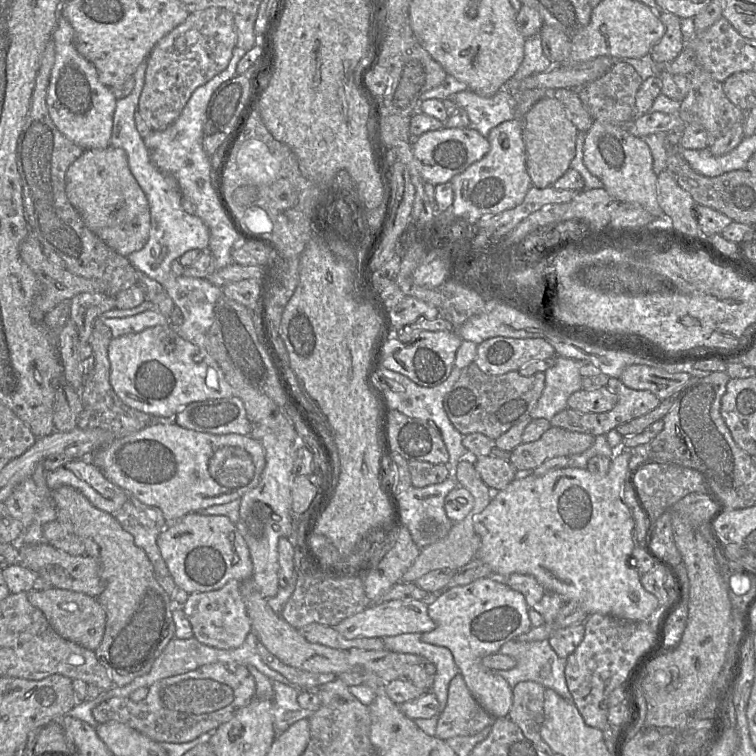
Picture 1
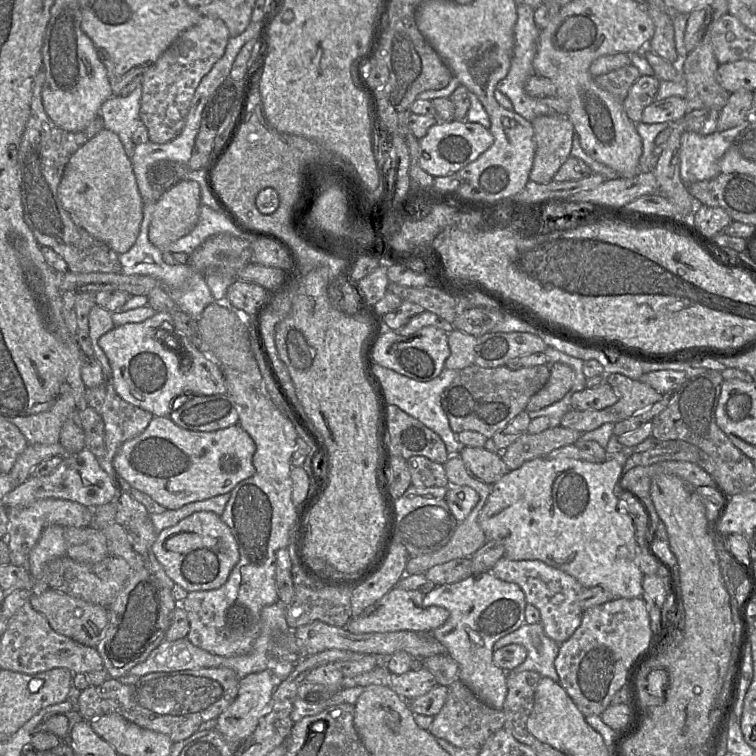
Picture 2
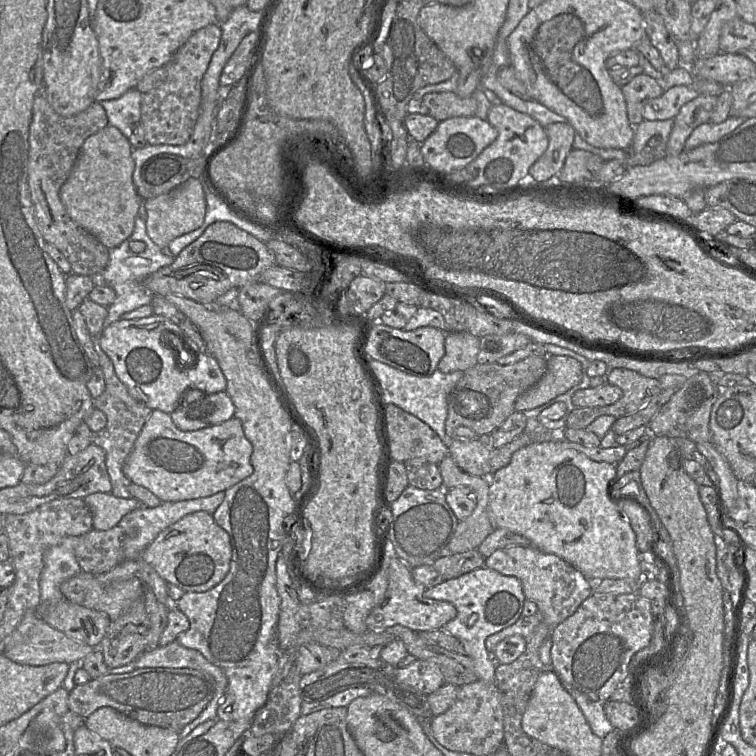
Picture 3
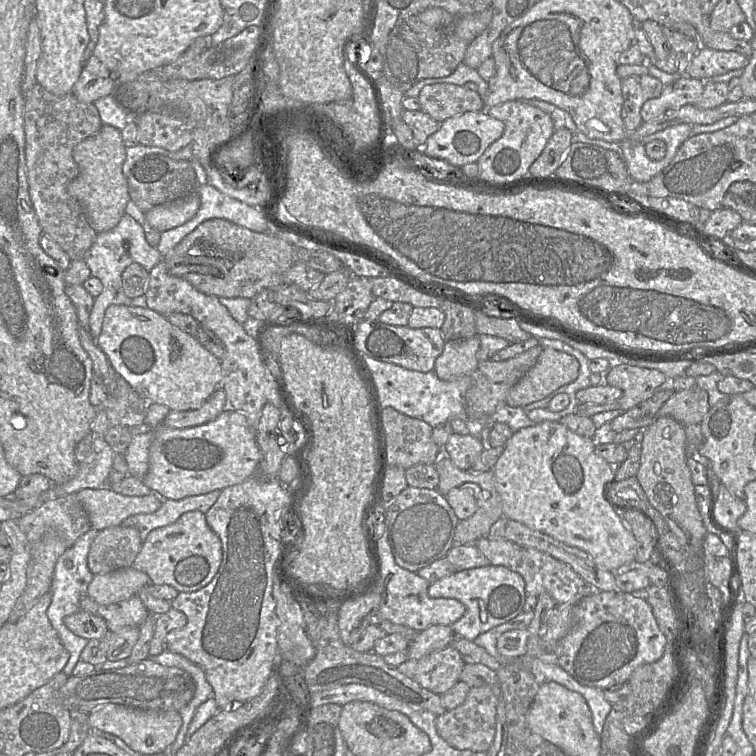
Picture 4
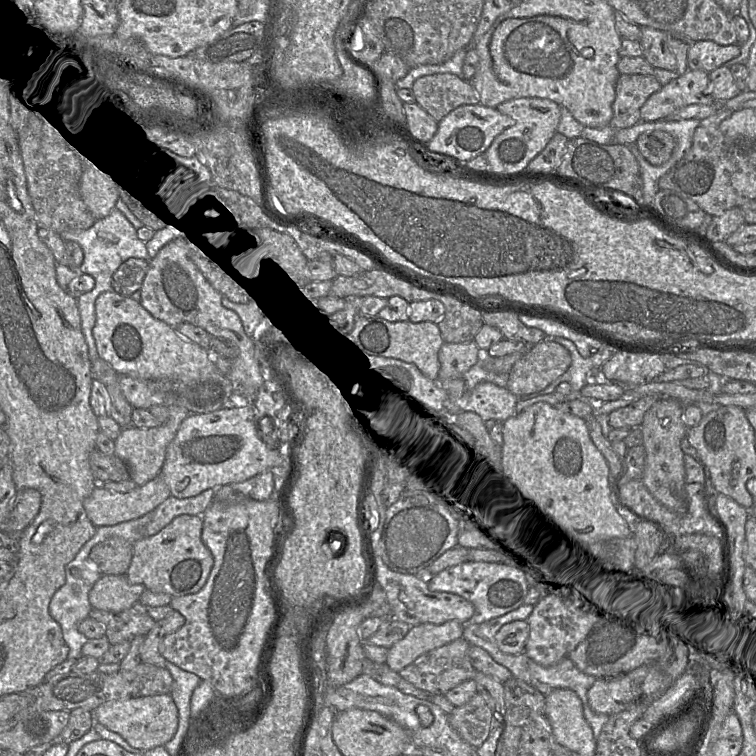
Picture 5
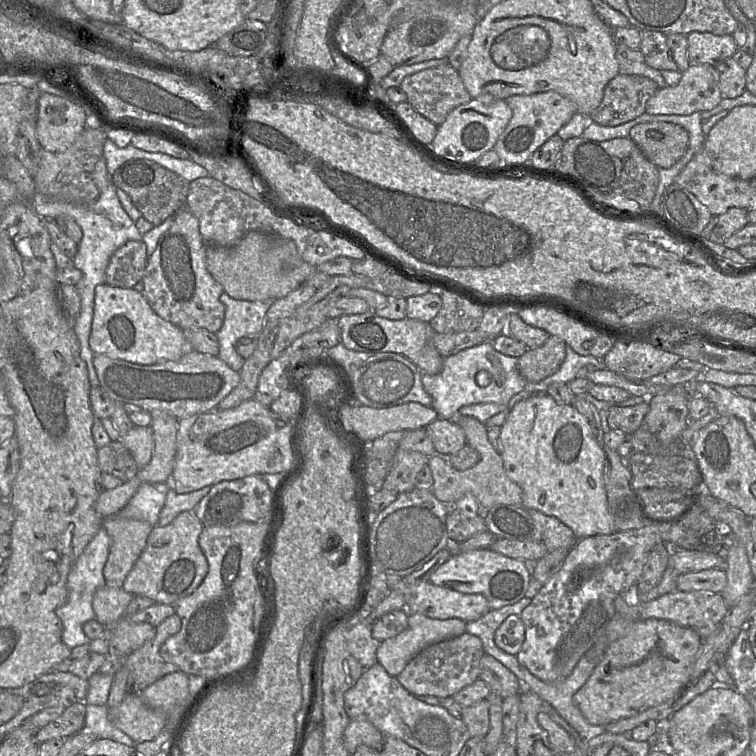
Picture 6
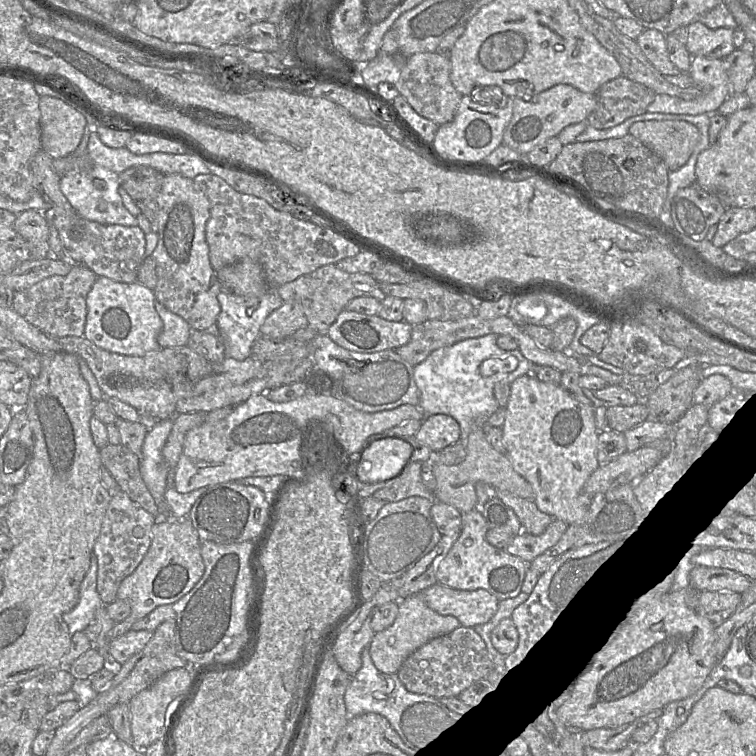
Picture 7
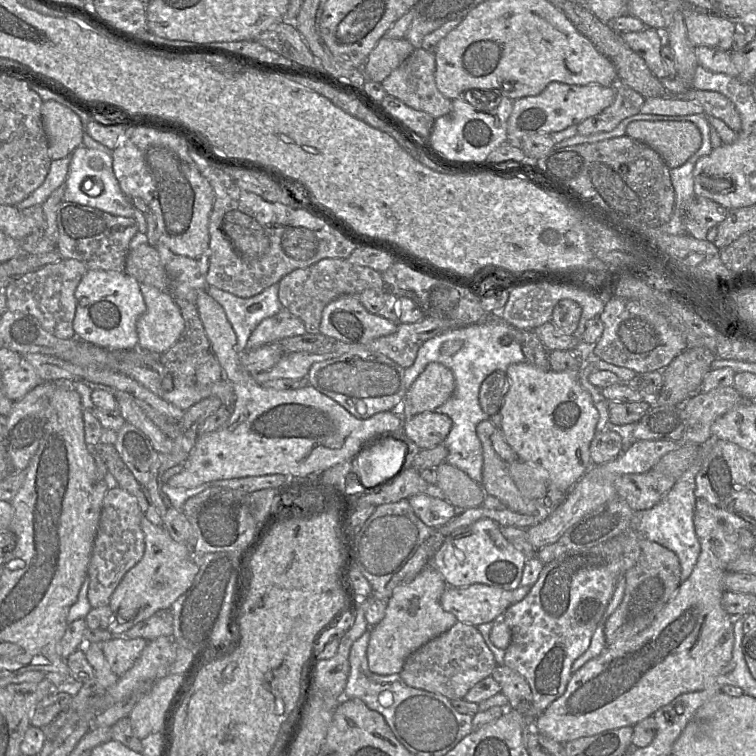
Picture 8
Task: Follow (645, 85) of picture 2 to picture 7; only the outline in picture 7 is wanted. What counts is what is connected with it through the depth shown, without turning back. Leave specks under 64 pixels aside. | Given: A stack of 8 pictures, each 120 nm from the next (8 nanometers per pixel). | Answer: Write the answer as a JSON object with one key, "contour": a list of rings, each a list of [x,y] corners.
{"contour":[[[621,75],[599,88],[596,107],[586,121],[596,129],[610,129],[630,117],[647,112],[655,95],[645,85]]]}

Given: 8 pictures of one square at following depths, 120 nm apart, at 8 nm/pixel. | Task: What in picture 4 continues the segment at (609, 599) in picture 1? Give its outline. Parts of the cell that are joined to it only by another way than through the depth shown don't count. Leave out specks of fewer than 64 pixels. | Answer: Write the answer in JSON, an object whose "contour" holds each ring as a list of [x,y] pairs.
{"contour":[[[544,421],[514,432],[504,445],[503,453],[499,457],[493,471],[496,479],[496,489],[502,501],[503,517],[521,522],[529,528],[547,534],[568,546],[581,549],[591,556],[600,569],[615,573],[625,570],[635,563],[636,540],[631,530],[623,521],[619,510],[620,507],[615,507],[615,505],[609,501],[607,496],[607,488],[615,481],[614,466],[618,465],[611,465],[605,459],[597,455],[595,453],[595,446],[593,438],[579,436],[567,429],[560,422]]]}

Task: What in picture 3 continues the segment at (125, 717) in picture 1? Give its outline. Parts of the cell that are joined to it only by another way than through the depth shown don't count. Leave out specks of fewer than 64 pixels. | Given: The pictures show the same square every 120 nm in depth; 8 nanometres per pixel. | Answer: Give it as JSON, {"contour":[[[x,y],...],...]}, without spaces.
{"contour":[[[136,668],[126,673],[106,673],[91,679],[85,684],[75,685],[69,692],[69,710],[86,719],[102,707],[111,707],[118,712],[144,724],[168,728],[180,732],[187,724],[196,719],[213,699],[216,692],[214,678],[203,671],[191,668]]]}

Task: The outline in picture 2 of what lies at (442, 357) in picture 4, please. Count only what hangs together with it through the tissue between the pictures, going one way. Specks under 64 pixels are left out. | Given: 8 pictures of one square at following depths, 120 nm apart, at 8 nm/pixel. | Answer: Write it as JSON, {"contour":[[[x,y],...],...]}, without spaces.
{"contour":[[[453,329],[448,333],[450,355],[445,361],[444,368],[462,370],[474,364],[477,344],[477,337]]]}

